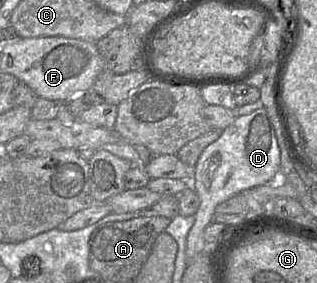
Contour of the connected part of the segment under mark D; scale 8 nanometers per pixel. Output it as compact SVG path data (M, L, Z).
M264 107L236 117L231 125L222 130L220 137L202 151L194 166L191 182L198 193L200 206L186 239L187 264L205 249L204 230L213 222L216 206L245 189L274 181L278 178L279 167L278 139Z

